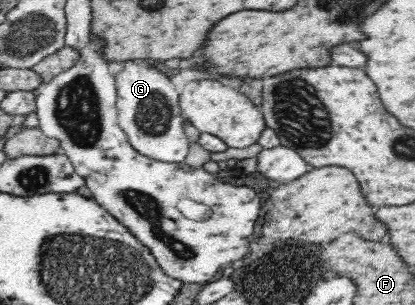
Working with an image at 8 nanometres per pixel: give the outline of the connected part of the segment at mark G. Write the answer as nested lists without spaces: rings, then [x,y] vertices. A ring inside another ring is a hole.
[[[132,61],[122,63],[124,69],[114,74],[117,85],[119,127],[125,132],[127,140],[139,154],[156,161],[182,163],[189,152],[191,141],[185,135],[186,120],[181,114],[179,95],[170,79],[152,69],[148,63],[136,65]]]

